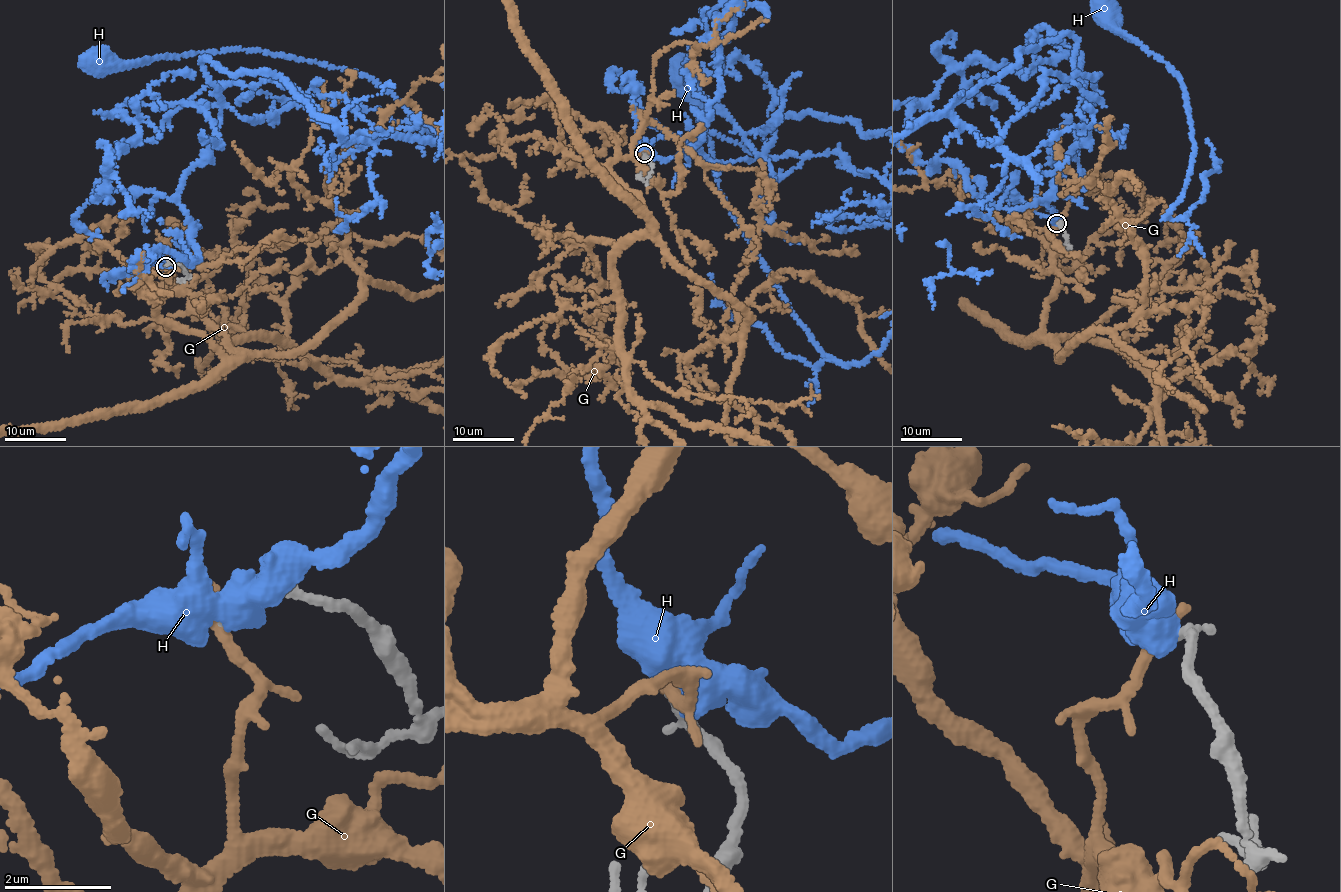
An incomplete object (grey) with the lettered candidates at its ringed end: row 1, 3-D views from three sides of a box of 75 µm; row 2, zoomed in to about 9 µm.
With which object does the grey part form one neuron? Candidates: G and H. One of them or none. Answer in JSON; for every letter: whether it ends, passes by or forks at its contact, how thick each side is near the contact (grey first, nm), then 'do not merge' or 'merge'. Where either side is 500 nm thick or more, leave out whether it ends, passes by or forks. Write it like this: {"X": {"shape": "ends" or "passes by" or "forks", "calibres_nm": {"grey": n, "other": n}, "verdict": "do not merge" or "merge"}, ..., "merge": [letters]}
{"G": {"shape": "ends", "calibres_nm": {"grey": 130, "other": 260}, "verdict": "do not merge"}, "H": {"calibres_nm": {"grey": 240, "other": 500}, "verdict": "do not merge"}, "merge": []}

